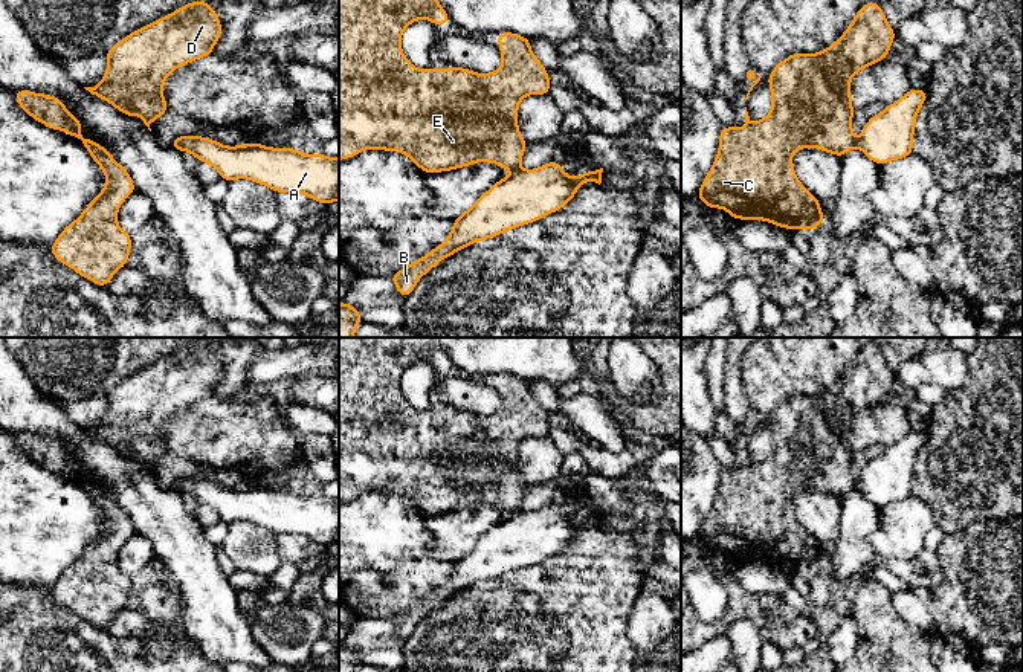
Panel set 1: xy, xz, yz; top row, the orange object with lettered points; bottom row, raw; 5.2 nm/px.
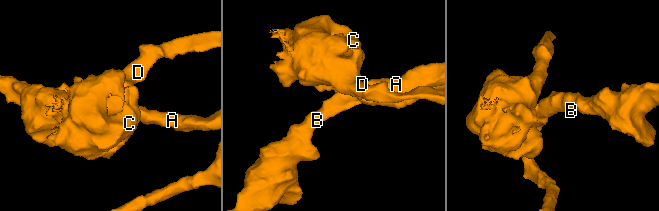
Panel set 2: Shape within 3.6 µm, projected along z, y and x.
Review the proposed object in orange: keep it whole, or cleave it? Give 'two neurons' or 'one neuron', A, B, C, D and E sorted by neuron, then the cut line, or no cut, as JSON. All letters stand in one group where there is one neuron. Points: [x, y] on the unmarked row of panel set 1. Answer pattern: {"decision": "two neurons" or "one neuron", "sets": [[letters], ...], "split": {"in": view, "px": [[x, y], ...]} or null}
{"decision": "two neurons", "sets": [["A", "B"], ["C", "D", "E"]], "split": {"in": "xz", "px": [[519, 509], [513, 512]]}}

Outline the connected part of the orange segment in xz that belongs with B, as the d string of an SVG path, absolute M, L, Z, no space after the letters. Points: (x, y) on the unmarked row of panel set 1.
M556 502L534 512L513 512L508 519L498 522L479 538L473 548L453 561L453 570L440 588L395 614L389 622L397 634L408 640L418 622L443 600L472 585L493 580L562 551L585 524L600 527L602 515L603 510L571 519Z

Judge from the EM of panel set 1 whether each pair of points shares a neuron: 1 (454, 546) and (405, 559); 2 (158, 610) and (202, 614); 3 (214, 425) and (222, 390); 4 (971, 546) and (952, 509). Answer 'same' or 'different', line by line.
1: different
2: different
3: different
4: different

